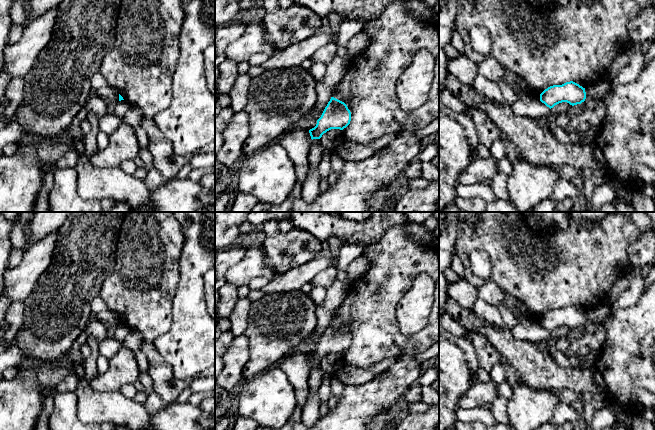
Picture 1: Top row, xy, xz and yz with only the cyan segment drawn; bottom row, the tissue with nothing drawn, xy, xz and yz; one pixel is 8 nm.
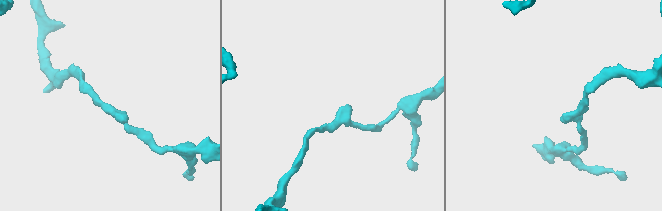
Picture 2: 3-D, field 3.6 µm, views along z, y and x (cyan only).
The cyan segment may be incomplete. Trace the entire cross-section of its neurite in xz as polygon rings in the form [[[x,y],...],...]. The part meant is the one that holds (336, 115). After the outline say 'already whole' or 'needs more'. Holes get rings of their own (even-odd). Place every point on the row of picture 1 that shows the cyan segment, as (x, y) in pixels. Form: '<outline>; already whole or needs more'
[[[331,97],[321,117],[314,128],[309,130],[311,139],[320,139],[324,133],[331,129],[343,130],[351,121],[351,112],[347,105]]]; already whole

